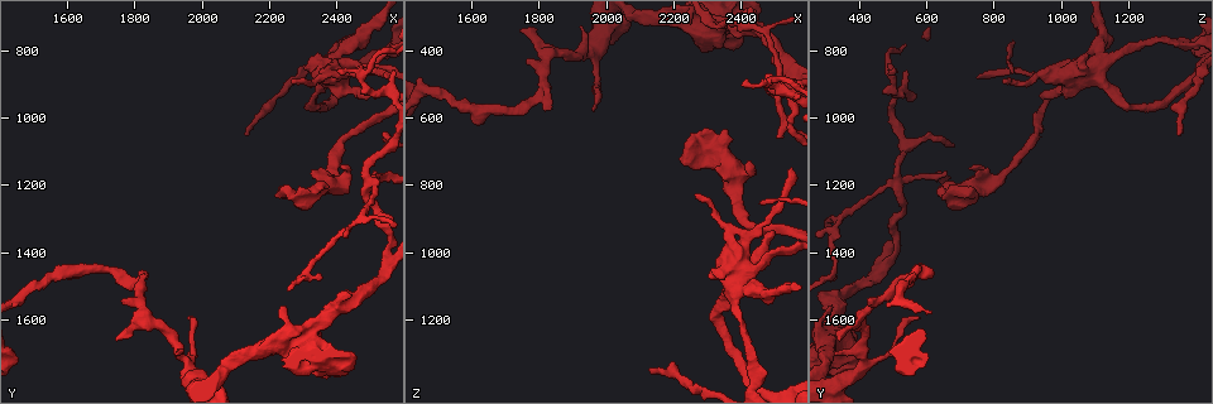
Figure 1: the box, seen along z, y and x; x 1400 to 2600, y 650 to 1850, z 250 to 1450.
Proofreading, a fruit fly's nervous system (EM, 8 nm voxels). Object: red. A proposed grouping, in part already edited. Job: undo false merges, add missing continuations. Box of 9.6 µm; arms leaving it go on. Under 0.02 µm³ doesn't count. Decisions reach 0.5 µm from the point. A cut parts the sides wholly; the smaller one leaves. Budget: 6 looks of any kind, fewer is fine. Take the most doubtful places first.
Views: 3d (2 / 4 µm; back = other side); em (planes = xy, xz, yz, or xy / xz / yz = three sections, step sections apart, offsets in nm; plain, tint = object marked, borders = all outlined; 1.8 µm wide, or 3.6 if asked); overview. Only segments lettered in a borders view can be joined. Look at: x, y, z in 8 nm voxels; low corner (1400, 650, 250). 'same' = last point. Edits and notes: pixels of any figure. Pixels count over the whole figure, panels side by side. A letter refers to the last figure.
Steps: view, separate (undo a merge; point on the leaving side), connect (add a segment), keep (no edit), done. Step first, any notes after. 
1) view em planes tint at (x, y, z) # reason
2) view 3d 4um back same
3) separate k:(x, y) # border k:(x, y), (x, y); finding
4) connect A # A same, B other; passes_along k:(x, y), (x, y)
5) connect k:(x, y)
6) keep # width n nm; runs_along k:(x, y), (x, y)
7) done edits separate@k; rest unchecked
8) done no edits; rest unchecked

view em 3.6um yz step 4 borders at (2420, 850, 1060) # arms run side by side

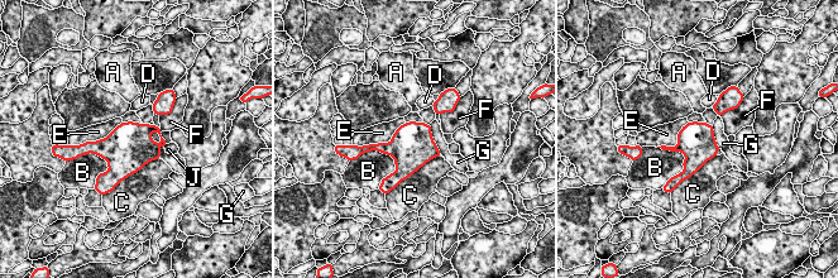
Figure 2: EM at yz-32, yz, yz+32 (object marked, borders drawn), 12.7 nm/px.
keep # A other, B other, C other, D other, E other, F other, G other, J other; border 2:(731, 110), (719, 115); continuous, no second neuron

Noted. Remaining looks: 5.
view em xz step 16 tint at (2490, 1200, 510) # four or more arms meet

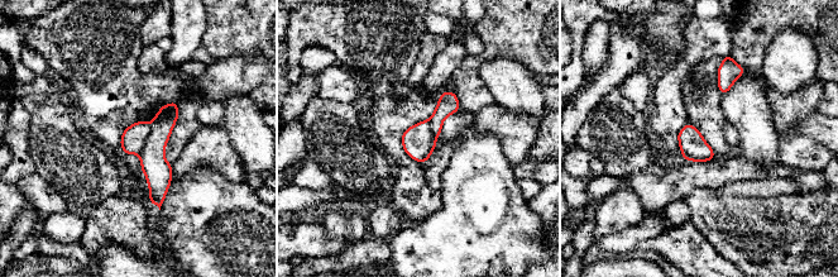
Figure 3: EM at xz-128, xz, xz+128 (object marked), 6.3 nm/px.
view em planes tint same

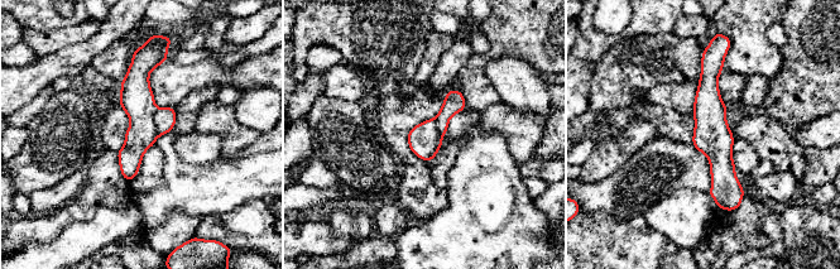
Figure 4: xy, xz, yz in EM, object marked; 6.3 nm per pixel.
view em planes borders same # see the neighbours

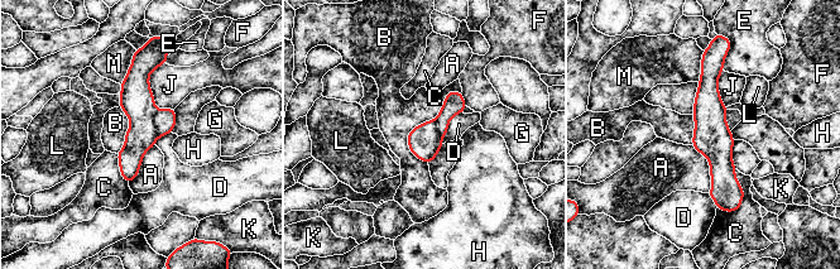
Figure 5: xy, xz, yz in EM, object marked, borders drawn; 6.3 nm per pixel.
separate 5:(164, 120) # A other, B other, C other, D other, E other, F other, G other, H other, J other, K other, L other, M other; border 5:(158, 110), (154, 115), (157, 137); two neurons meet here

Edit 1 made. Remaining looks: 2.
view em yz step 8 borders at (2120, 1050, 1340) # end of a long branch

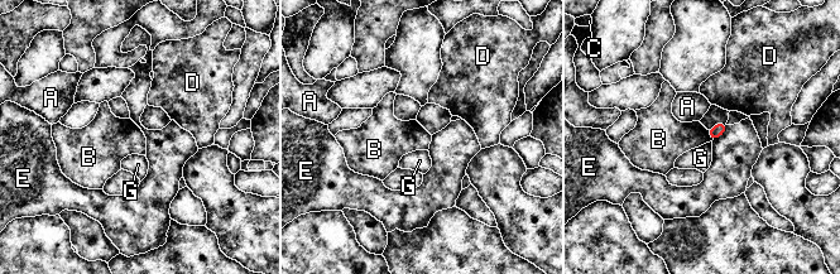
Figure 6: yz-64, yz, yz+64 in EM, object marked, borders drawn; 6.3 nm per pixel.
keep # width 80 nm; A other, B other, C other, D other, E other, G other; border 6:(708, 130), (713, 139); no lettered segment goes on from it

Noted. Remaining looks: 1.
done edits separate@5; rest unchecked

